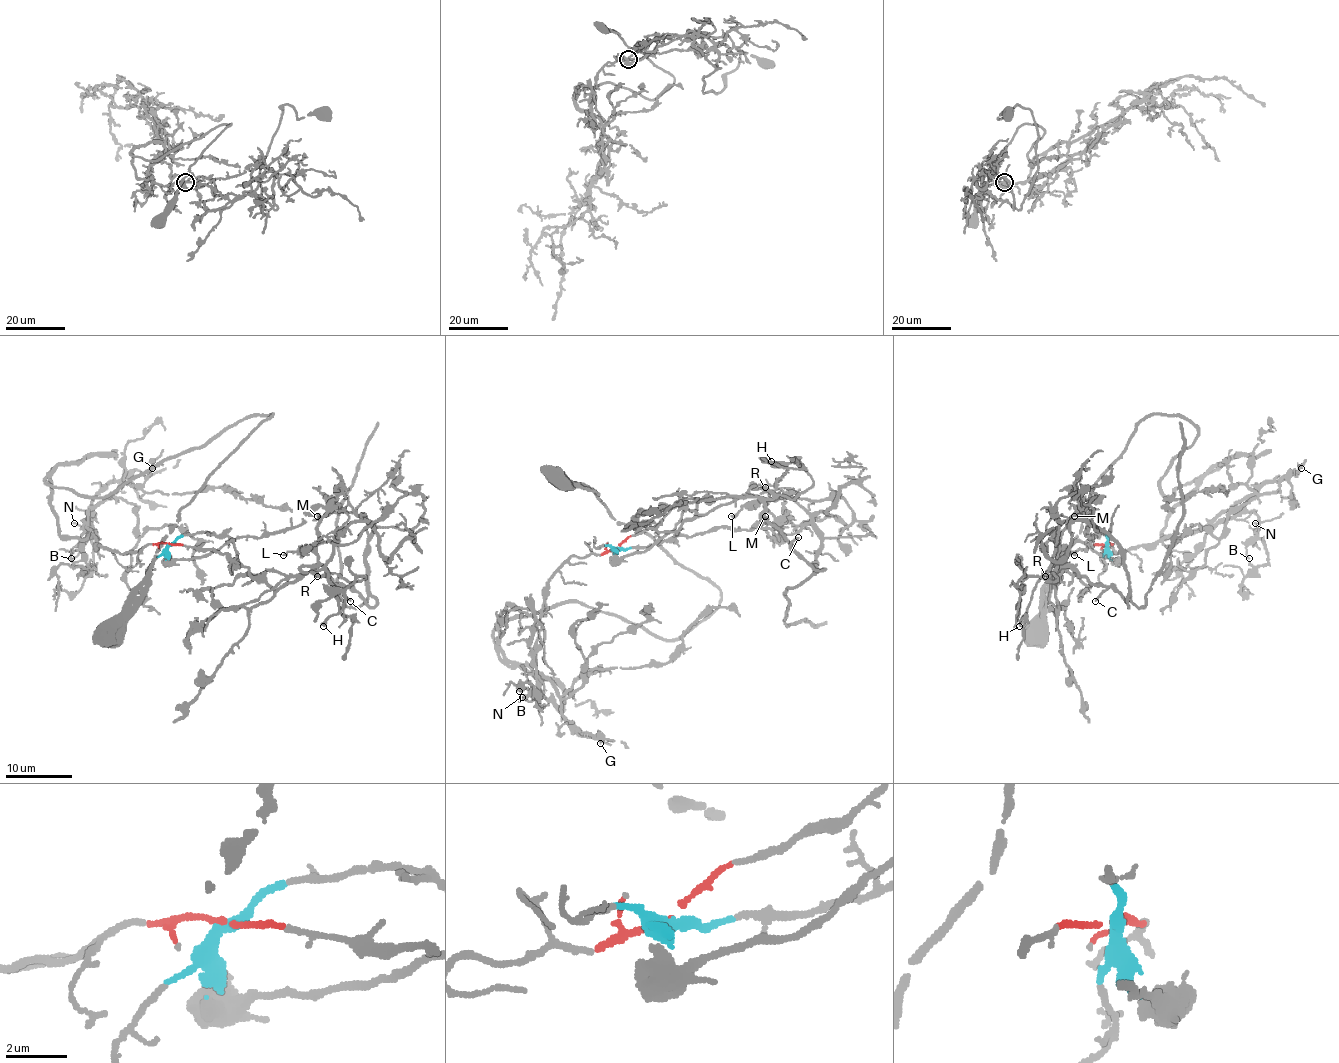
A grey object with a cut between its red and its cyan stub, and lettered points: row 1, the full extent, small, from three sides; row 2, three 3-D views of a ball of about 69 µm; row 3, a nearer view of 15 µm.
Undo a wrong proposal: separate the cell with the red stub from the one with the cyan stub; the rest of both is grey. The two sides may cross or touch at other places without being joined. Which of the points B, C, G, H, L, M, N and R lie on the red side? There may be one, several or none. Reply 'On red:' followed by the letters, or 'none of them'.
On red: B, G, N

